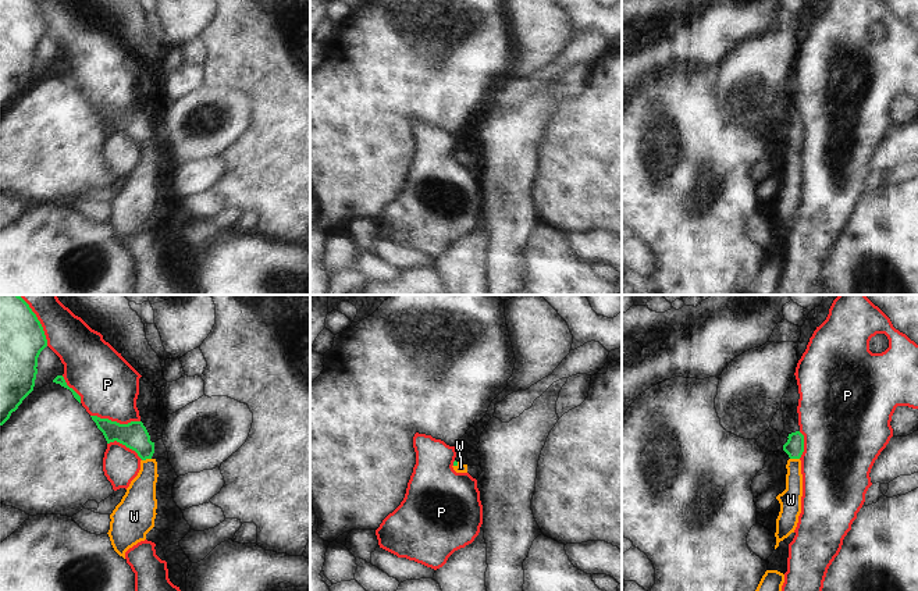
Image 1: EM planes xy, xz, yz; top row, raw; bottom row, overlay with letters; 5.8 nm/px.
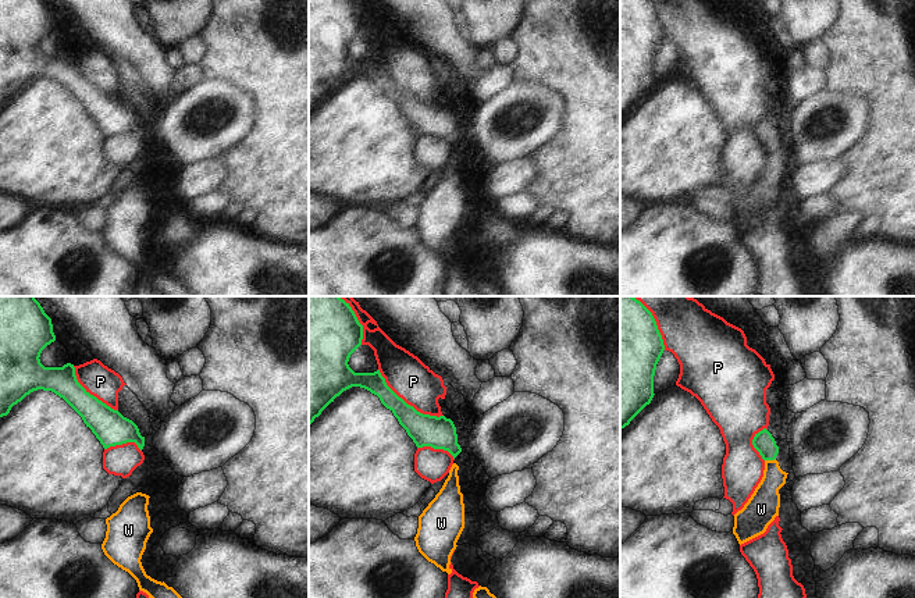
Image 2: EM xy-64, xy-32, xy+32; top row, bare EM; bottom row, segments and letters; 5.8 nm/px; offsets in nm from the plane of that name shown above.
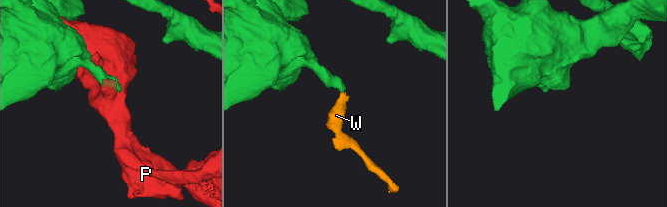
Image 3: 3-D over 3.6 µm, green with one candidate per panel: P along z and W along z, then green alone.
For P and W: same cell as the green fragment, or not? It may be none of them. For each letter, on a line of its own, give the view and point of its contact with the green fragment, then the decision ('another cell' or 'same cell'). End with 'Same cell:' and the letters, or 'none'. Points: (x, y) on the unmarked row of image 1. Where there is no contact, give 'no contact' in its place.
P: meets green in xy at (116, 110); another cell
W: meets green in xy at (146, 146); same cell
Same cell: W

